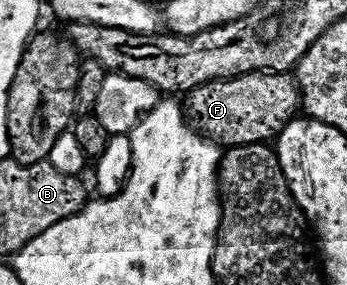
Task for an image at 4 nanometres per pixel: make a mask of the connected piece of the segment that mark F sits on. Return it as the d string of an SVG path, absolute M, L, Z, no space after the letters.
M270 70L254 71L236 79L218 79L216 83L206 83L196 88L186 96L185 102L191 126L204 139L223 149L254 143L270 144L296 118L301 107L296 80L290 74L271 74L275 73Z

